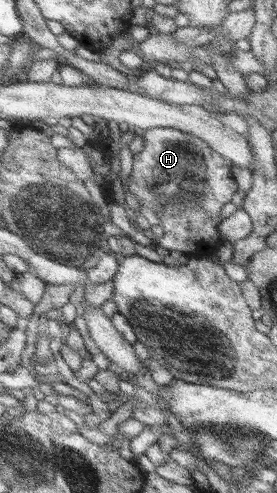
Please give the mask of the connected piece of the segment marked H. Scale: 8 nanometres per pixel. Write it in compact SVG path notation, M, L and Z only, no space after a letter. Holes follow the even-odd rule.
M151 128L144 135L144 146L141 152L134 154L133 170L129 176L129 189L137 198L141 206L156 208L160 214L159 237L156 245L168 251L179 251L186 256L208 259L222 242L217 233L217 226L223 220L220 216L221 208L232 202L232 196L238 191L231 173L231 161L217 154L200 138L174 128ZM158 188L162 193L155 197L150 190Z

